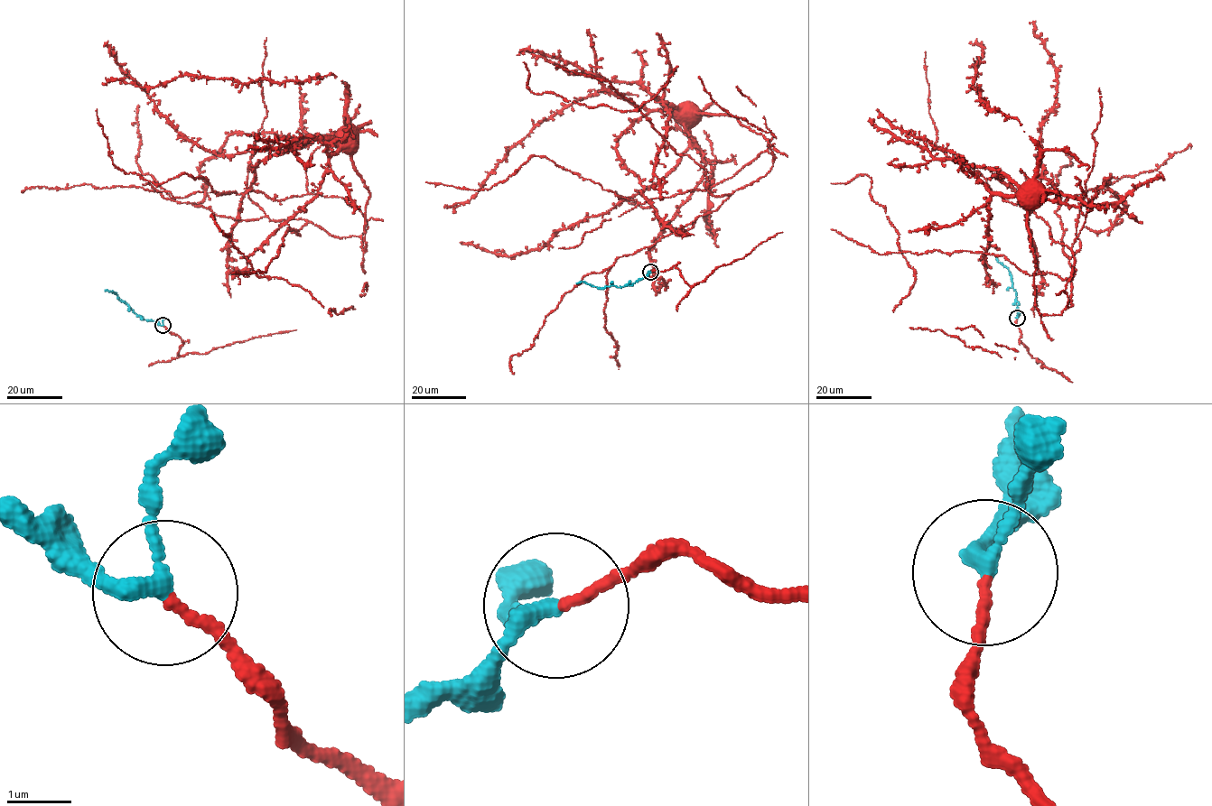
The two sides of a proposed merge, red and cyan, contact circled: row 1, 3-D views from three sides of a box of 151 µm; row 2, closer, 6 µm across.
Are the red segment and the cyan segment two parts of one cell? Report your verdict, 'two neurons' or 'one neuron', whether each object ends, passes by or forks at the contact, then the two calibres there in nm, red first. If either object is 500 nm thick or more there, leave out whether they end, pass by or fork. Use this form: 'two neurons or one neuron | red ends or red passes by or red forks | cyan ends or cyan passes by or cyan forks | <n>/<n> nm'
one neuron | red ends | cyan passes by | 150/220 nm

